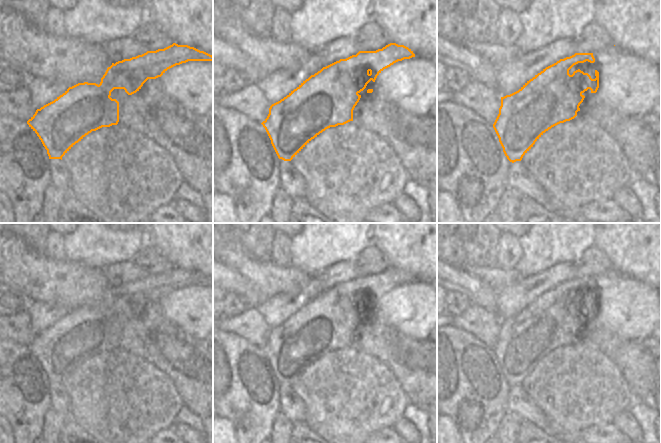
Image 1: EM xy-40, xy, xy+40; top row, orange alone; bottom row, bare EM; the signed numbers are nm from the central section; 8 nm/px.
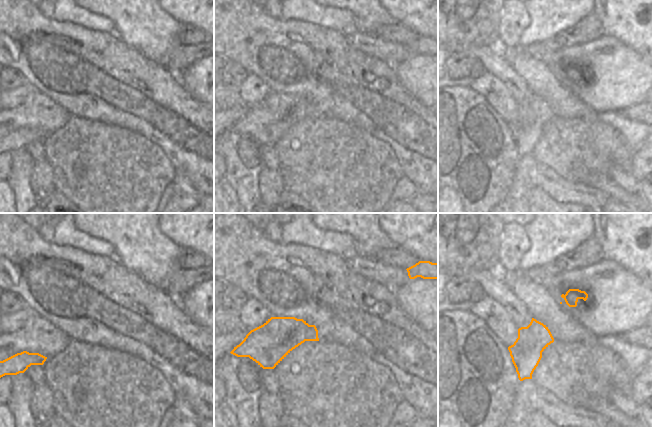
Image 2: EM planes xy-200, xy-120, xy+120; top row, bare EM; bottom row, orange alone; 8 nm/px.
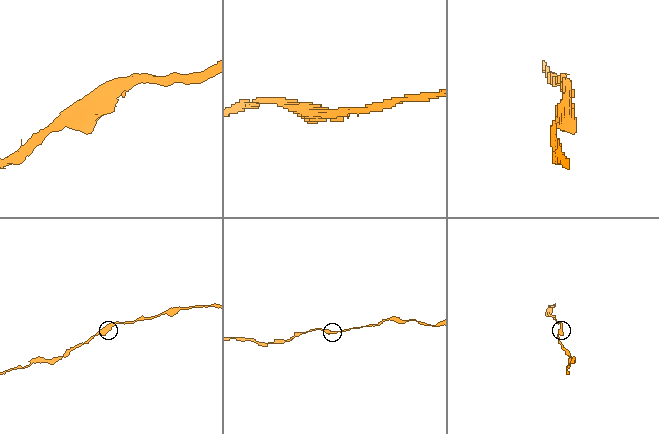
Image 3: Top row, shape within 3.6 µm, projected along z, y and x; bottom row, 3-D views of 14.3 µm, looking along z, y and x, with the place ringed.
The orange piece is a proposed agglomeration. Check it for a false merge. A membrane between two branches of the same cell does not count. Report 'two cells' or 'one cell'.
one cell

